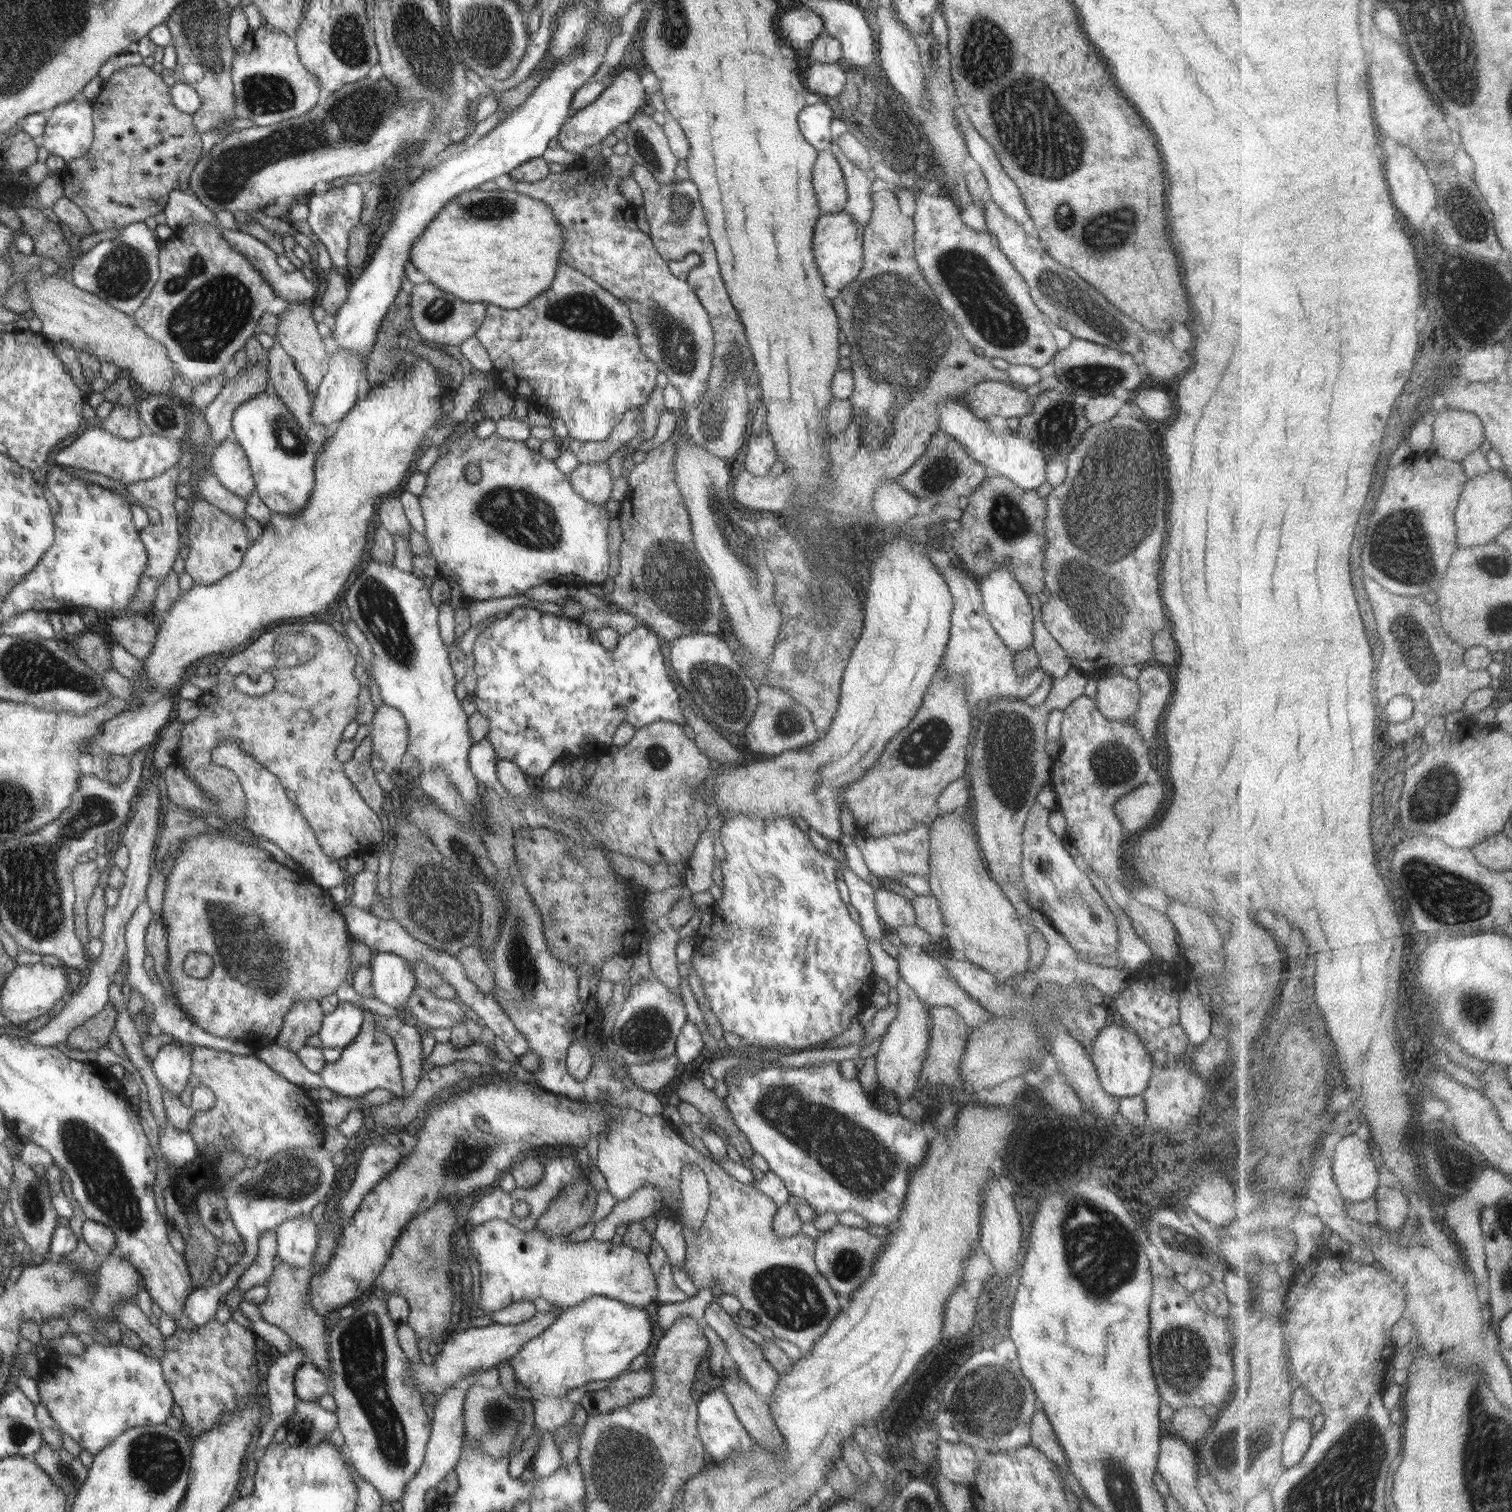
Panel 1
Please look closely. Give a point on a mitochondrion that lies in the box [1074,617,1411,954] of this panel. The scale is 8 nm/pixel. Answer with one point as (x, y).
(1110, 763)

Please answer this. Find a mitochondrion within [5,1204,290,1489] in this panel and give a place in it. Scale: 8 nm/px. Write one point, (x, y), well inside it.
(66, 1470)

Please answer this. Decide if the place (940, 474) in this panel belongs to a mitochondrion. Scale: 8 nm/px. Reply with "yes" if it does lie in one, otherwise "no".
yes

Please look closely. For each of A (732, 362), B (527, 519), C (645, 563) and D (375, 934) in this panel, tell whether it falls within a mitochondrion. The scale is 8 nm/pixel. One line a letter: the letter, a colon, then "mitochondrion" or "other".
A: mitochondrion
B: mitochondrion
C: mitochondrion
D: other

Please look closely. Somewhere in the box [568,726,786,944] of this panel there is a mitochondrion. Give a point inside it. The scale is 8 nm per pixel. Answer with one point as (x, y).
(656, 756)

